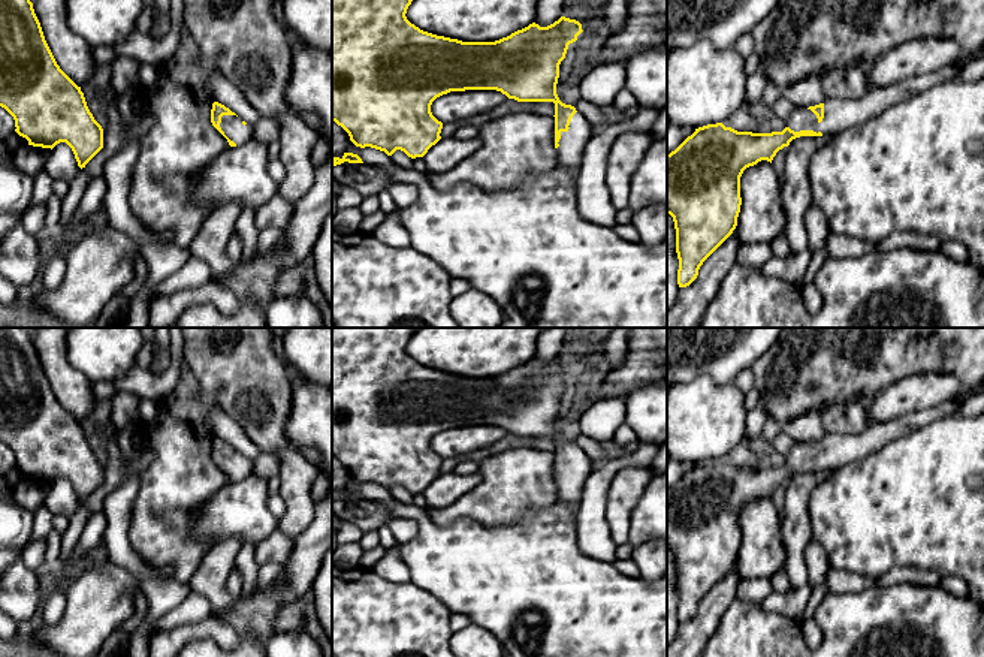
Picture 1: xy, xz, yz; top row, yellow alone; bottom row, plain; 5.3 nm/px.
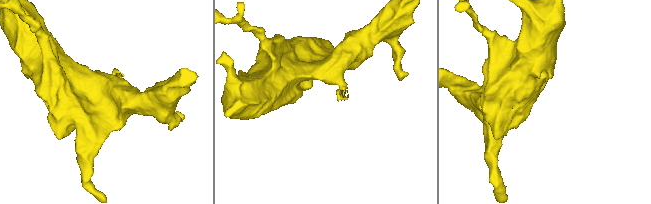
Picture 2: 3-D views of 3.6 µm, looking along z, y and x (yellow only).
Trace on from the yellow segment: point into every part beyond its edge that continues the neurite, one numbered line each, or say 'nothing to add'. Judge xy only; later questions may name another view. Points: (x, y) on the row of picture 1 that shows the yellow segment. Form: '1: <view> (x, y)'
1: xy (232, 126)

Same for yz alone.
1: yz (839, 114)

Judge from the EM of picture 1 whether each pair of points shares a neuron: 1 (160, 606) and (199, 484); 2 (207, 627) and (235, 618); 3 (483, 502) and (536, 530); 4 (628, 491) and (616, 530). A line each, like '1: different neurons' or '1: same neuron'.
1: different neurons
2: different neurons
3: different neurons
4: same neuron

